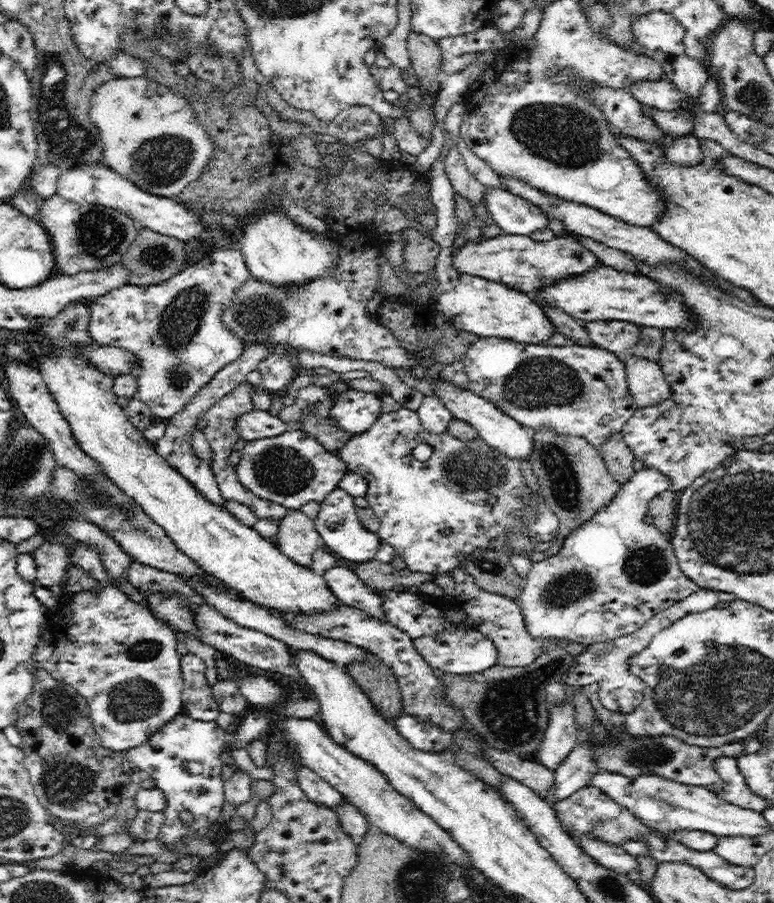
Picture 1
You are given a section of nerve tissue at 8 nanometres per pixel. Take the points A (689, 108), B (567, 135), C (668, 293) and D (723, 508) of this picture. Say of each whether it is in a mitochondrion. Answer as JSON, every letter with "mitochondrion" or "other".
{"A":"other","B":"mitochondrion","C":"other","D":"mitochondrion"}

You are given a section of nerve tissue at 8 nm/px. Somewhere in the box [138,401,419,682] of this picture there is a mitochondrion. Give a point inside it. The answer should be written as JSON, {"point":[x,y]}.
{"point":[283,470]}

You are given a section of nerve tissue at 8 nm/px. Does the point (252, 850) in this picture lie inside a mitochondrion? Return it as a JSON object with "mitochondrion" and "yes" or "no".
{"mitochondrion":"no"}

